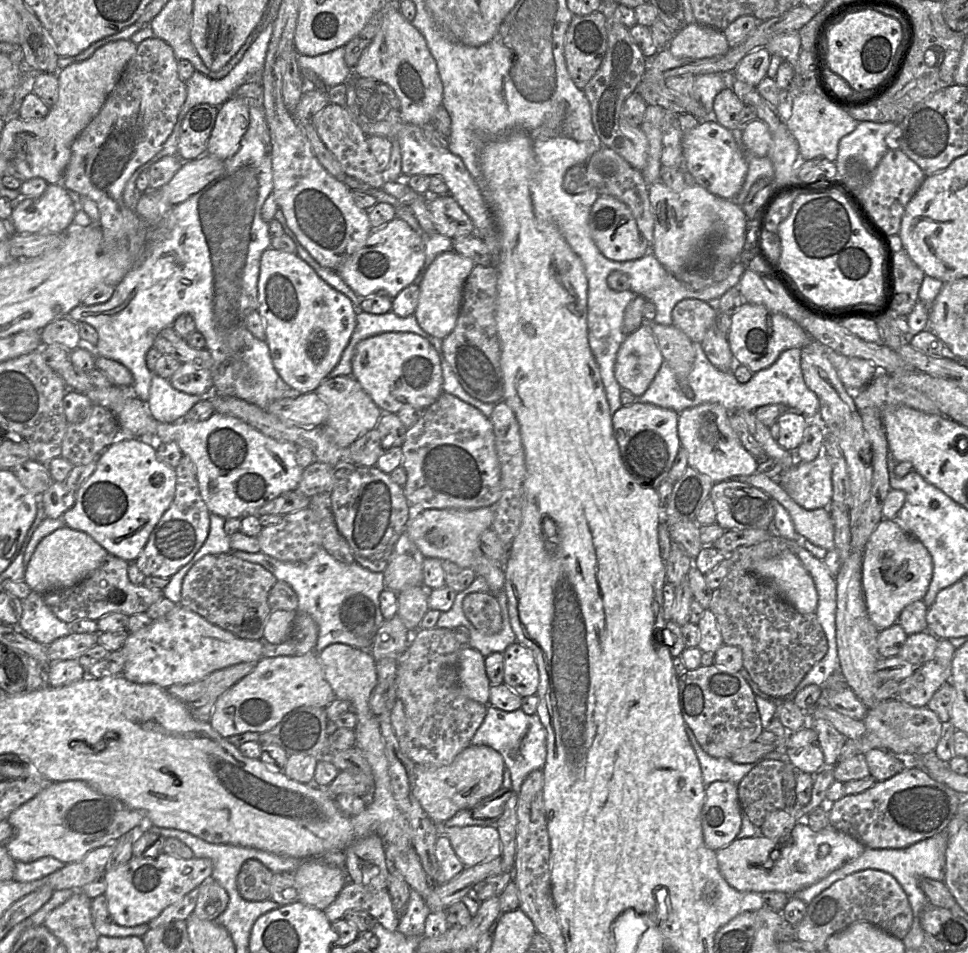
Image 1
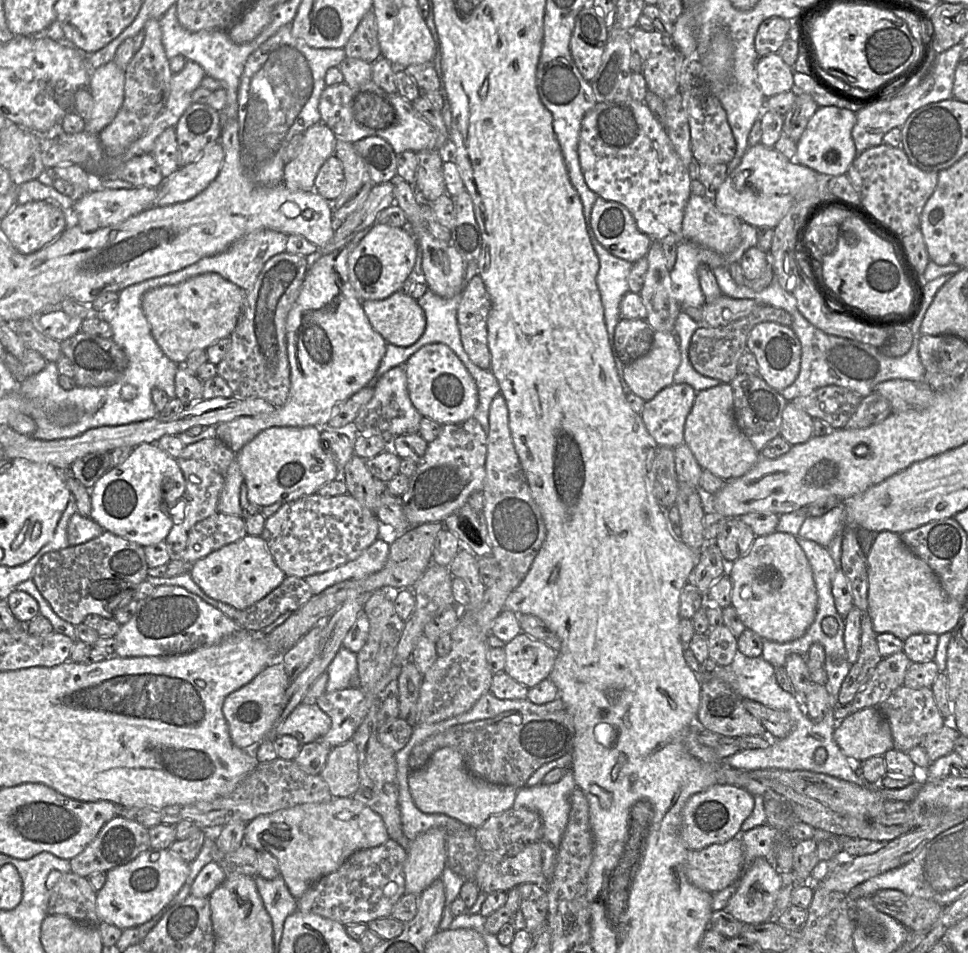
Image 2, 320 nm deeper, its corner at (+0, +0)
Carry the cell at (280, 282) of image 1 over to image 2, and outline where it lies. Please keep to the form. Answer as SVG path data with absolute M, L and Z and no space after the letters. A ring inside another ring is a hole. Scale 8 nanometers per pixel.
M366 228L358 232L343 248L336 250L330 254L321 254L318 250L317 254L311 254L306 256L309 262L309 268L305 275L299 296L288 314L286 322L286 336L287 336L287 353L290 365L290 390L287 401L284 405L276 407L276 409L267 414L258 414L255 416L241 416L233 419L232 421L222 422L216 425L216 434L219 439L221 439L232 451L237 453L245 444L251 441L255 436L257 436L261 431L270 427L306 427L315 426L319 433L322 431L322 427L325 427L335 411L335 407L352 396L354 393L358 392L375 376L379 364L386 353L386 340L372 327L368 317L366 316L362 301L357 297L354 289L349 280L348 276L348 257L350 253L356 248L363 237L368 233L370 228Z

